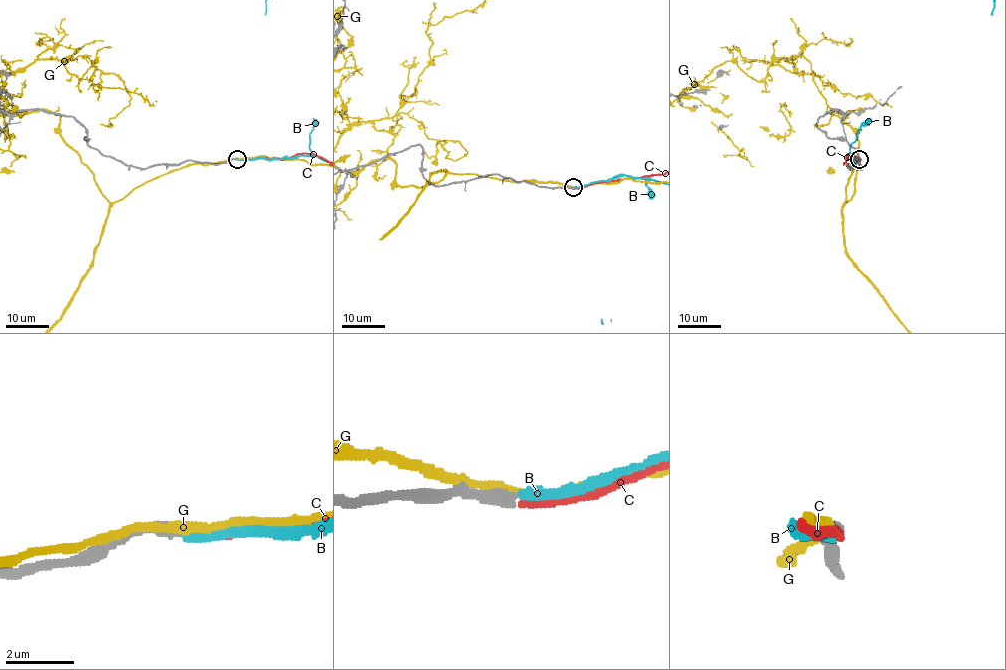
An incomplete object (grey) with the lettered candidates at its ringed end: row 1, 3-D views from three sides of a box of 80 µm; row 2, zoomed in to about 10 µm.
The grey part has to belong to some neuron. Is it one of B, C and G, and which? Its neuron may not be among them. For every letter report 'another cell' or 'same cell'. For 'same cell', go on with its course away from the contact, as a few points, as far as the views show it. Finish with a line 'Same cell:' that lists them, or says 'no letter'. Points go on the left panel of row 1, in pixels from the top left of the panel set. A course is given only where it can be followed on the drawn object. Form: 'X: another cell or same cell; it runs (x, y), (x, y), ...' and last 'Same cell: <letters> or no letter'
B: another cell
C: same cell
G: another cell
Same cell: C

